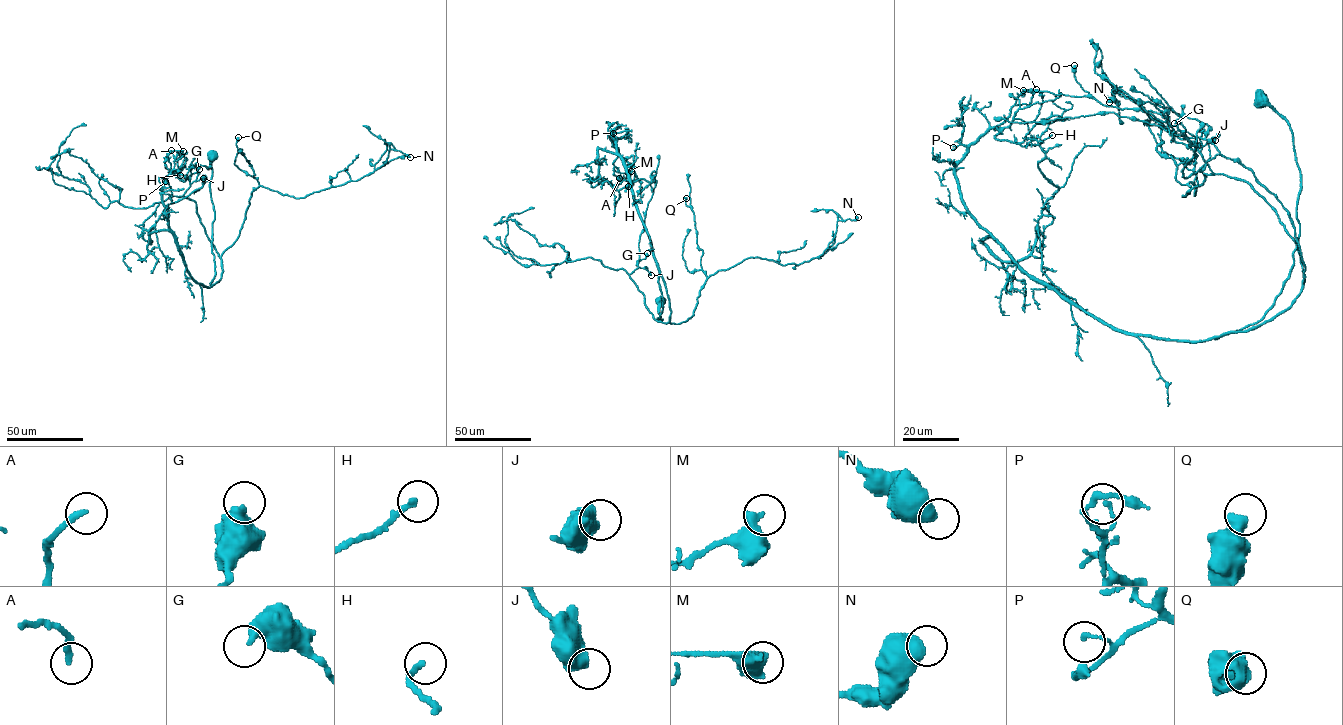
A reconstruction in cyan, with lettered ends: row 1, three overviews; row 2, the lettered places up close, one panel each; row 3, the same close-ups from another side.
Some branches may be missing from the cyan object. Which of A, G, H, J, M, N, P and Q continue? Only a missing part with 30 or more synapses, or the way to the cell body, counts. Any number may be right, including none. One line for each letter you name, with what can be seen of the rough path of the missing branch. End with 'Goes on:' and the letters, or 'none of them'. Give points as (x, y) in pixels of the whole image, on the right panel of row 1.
Goes on: none of them

